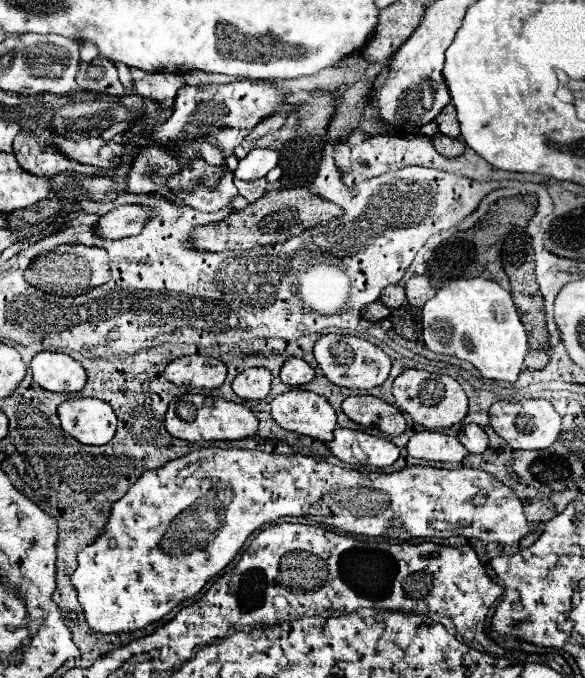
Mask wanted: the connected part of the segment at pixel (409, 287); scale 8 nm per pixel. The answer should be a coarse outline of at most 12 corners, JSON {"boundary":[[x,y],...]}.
{"boundary":[[426,276],[406,282],[406,296],[412,306],[424,306],[436,290]]}

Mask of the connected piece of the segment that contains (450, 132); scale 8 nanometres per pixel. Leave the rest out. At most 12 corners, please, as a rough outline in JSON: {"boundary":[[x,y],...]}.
{"boundary":[[448,104],[438,116],[438,130],[450,138],[460,136],[456,108]]}

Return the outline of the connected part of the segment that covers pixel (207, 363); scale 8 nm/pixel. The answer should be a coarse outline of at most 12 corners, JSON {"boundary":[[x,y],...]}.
{"boundary":[[208,356],[172,360],[164,376],[190,388],[218,388],[226,366]]}

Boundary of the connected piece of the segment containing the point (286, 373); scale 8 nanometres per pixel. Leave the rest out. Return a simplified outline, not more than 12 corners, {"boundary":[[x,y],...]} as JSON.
{"boundary":[[288,358],[280,378],[288,386],[314,380],[314,368],[300,358]]}

